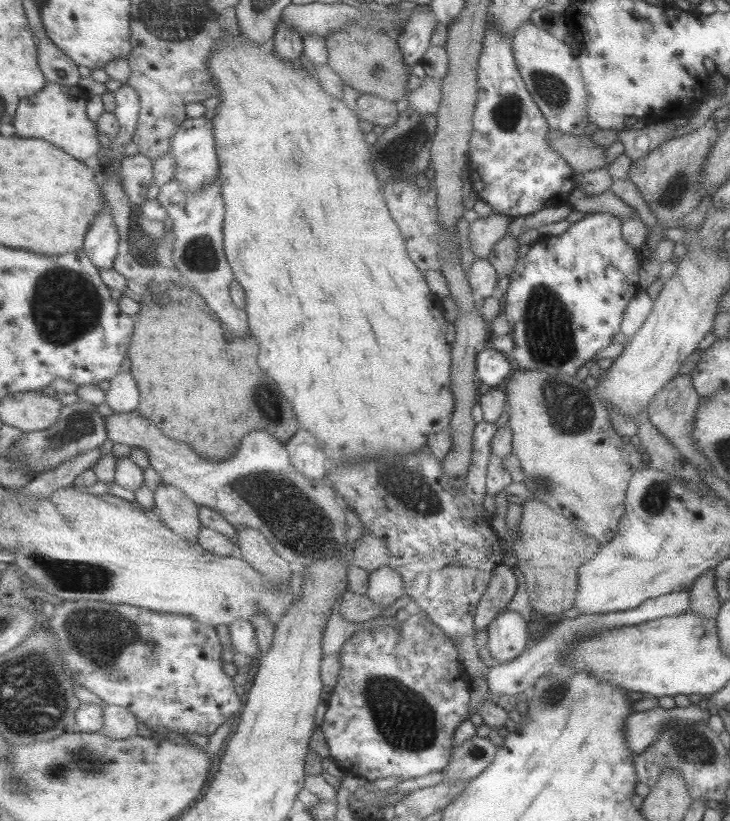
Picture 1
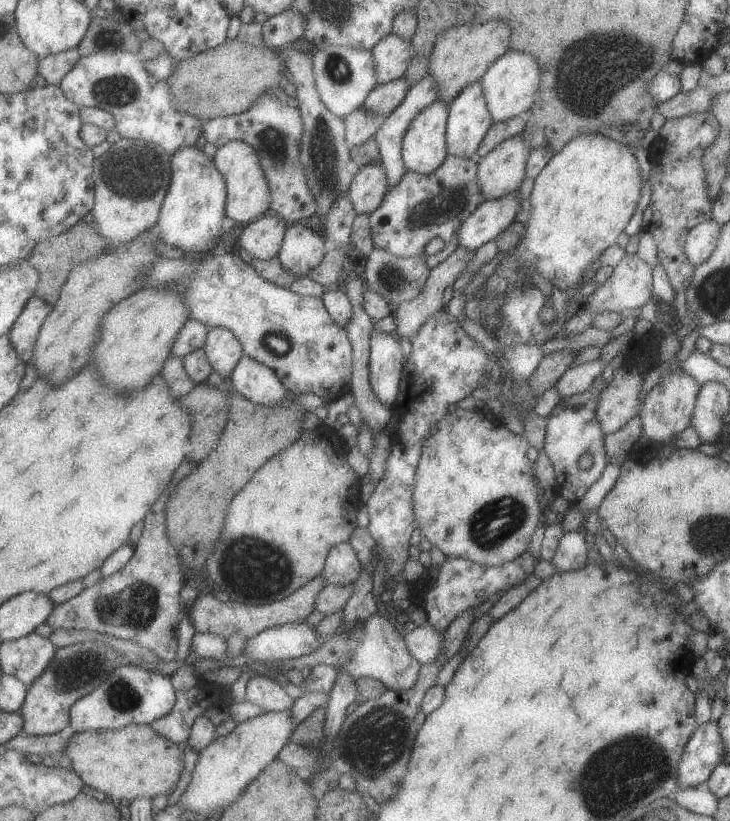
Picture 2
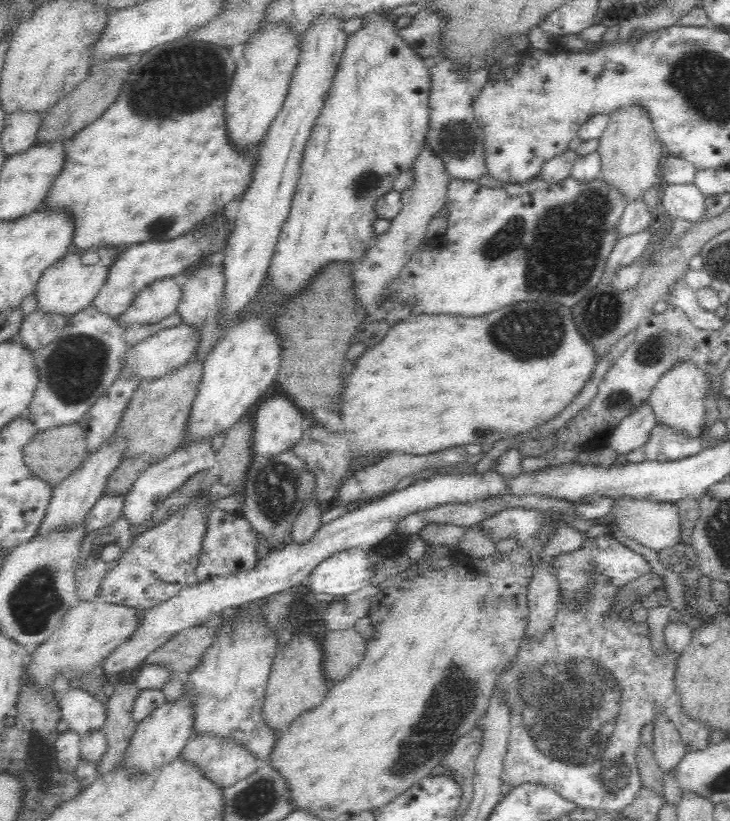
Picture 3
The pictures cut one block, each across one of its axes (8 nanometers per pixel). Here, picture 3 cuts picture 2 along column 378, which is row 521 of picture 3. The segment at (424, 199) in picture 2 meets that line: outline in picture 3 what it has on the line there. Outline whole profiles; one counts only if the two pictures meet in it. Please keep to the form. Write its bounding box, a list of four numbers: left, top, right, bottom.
[193,509,258,582]

